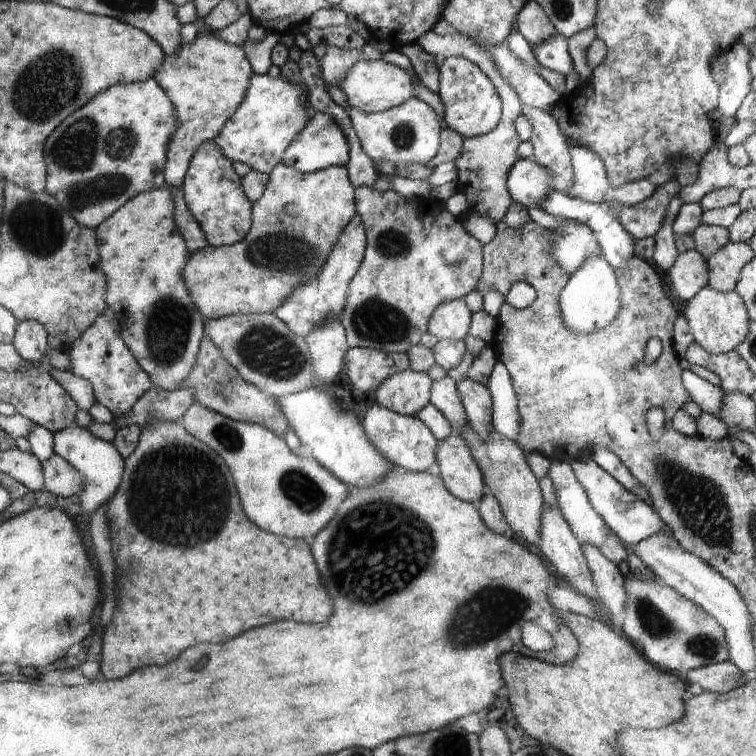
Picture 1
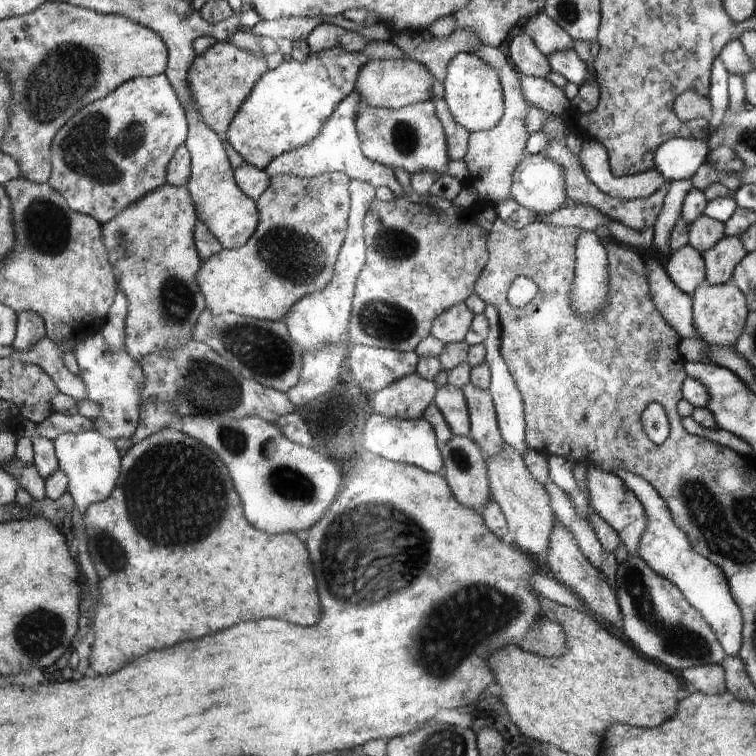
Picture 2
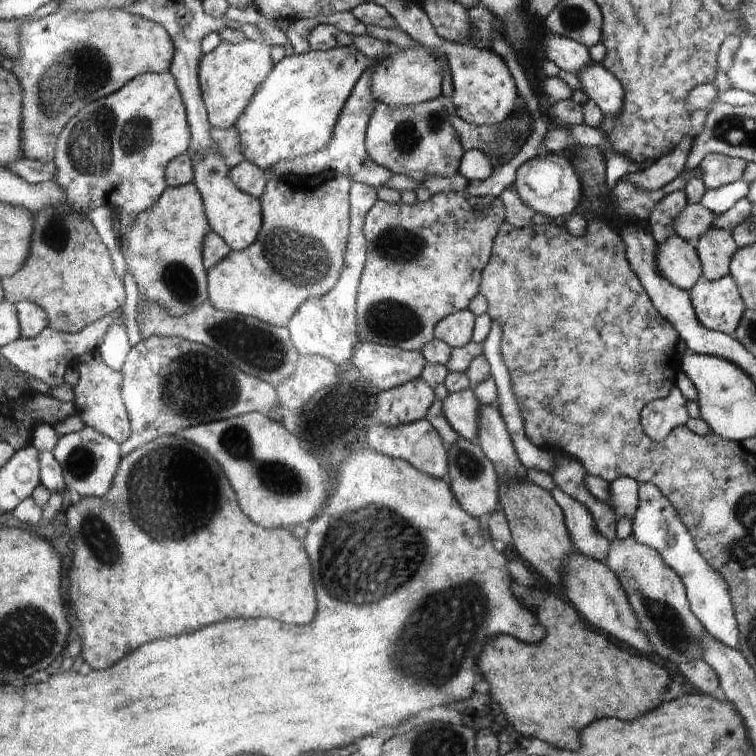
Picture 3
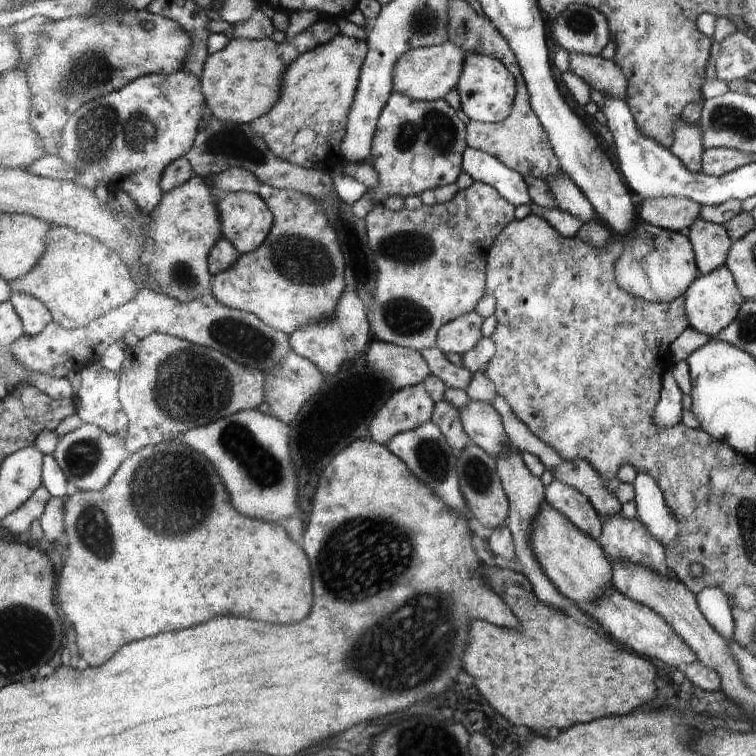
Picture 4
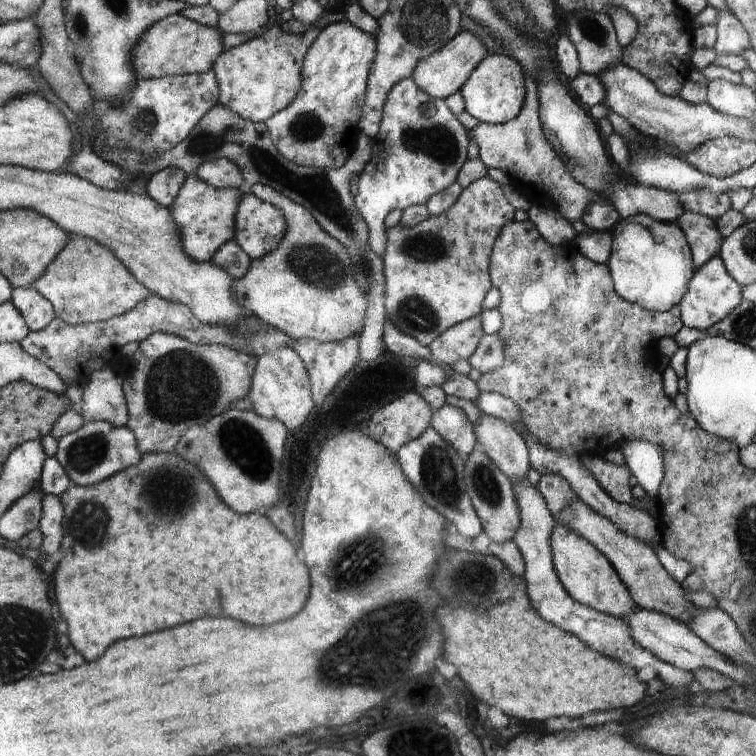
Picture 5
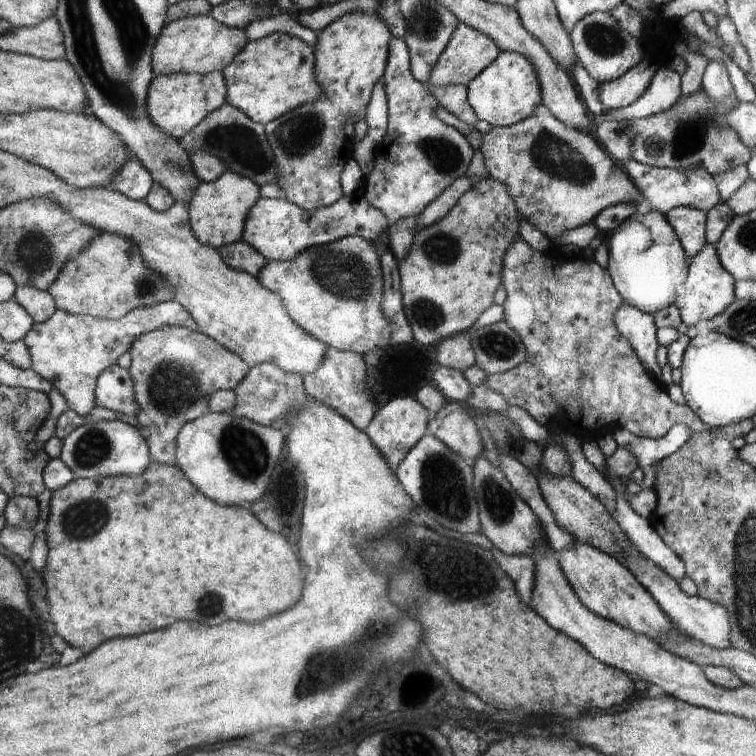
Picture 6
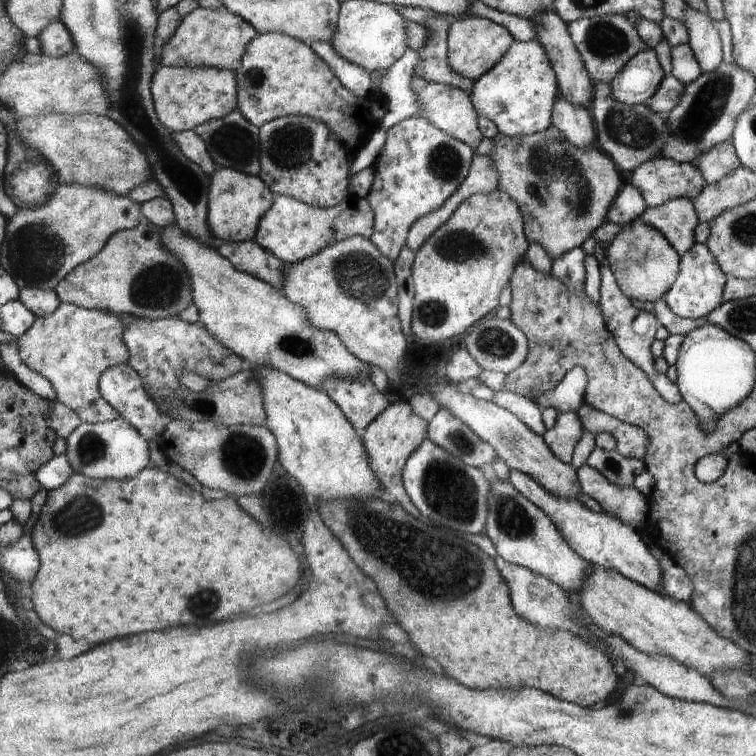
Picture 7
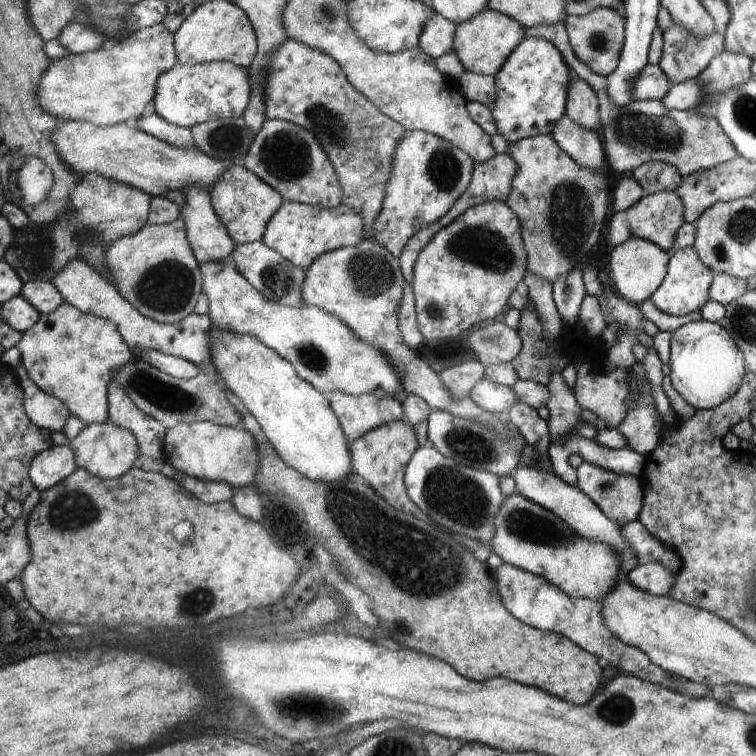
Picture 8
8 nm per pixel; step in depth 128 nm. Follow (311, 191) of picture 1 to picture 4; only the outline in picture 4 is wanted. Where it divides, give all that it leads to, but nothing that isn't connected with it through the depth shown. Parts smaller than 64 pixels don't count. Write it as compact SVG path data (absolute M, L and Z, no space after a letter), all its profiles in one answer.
M261 185L257 194L265 200L265 203L269 206L269 210L273 212L274 219L276 220L273 223L273 229L270 230L267 240L254 253L242 255L241 258L238 258L236 265L232 266L229 270L216 274L212 277L213 281L210 290L213 296L222 305L254 314L261 320L261 322L264 322L266 326L290 336L296 330L302 329L304 326L312 325L313 323L320 323L321 321L328 321L337 314L337 306L340 305L341 298L345 294L345 289L347 288L345 271L348 269L348 265L344 258L344 251L340 246L340 242L338 242L338 235L334 233L333 226L329 222L328 215L326 215L324 210L321 208L321 203L315 202L308 195L270 187L269 185Z

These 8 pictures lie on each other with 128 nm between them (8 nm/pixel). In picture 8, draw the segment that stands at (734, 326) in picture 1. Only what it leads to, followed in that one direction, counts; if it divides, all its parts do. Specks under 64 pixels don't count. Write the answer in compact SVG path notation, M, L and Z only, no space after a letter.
M693 246L677 249L669 261L669 272L661 288L649 300L666 314L681 317L702 310L709 300L709 292L713 286L714 272L700 259Z

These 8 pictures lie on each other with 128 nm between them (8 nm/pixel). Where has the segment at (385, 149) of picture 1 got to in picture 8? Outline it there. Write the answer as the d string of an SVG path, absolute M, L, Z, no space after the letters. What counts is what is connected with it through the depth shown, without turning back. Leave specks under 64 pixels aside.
M418 130L407 132L405 137L398 142L396 152L392 156L392 168L390 168L390 178L384 188L382 210L374 220L374 242L382 247L387 247L400 259L405 246L409 244L417 230L440 220L454 206L456 200L466 192L468 184L472 180L474 166L473 159L448 140Z

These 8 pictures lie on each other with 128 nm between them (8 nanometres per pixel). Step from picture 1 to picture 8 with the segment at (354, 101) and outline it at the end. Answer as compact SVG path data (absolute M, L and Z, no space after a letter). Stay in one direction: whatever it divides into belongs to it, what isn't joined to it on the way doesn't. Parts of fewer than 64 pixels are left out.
M484 8L482 13L470 18L468 22L457 24L456 41L453 51L460 59L466 71L479 75L495 75L502 65L513 54L513 50L524 40L524 28L510 15L502 14L490 8Z

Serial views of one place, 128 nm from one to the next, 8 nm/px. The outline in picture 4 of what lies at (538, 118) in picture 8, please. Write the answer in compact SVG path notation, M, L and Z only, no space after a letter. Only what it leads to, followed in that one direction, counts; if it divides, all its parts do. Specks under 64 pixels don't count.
M470 53L465 59L465 68L456 90L461 96L461 110L472 121L498 123L505 121L513 111L513 103L517 97L517 80L500 60L489 55Z

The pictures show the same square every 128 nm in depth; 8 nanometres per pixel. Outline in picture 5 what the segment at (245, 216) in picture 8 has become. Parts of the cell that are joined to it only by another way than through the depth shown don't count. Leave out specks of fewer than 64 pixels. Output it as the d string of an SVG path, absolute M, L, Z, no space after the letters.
M197 175L187 176L169 209L173 211L173 220L177 223L182 246L194 262L210 261L226 242L231 242L236 237L237 211L240 209L242 193L245 191L239 188L220 190L209 186Z

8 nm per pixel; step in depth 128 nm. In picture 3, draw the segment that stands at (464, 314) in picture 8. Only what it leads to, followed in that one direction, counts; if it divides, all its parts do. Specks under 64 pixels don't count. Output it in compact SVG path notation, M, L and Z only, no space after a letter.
M469 191L446 192L431 196L428 200L418 200L415 204L400 202L399 204L389 204L378 200L369 211L363 225L363 234L366 240L366 261L365 268L359 279L359 290L357 293L356 311L358 335L361 342L367 341L380 345L394 346L409 352L422 351L428 342L435 341L434 334L436 326L450 314L468 309L470 302L480 293L481 281L484 277L484 269L490 262L493 255L493 245L496 241L500 227L505 224L505 211L500 198L488 196L476 197Z

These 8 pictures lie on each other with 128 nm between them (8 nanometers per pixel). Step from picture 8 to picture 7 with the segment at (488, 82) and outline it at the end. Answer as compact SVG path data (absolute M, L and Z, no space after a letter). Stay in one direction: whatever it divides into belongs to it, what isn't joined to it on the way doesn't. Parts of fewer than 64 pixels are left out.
M432 16L422 23L428 30L428 42L420 50L419 62L414 66L415 76L425 78L426 82L444 83L456 86L468 94L474 86L473 80L462 78L449 65L448 36L450 22L444 16Z

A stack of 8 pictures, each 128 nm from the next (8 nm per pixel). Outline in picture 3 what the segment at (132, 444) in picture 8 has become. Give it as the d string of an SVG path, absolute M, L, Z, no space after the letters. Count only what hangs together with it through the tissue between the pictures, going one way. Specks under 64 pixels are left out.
M85 426L80 432L59 437L52 454L62 467L66 492L75 491L80 498L103 497L108 494L122 460L120 443L91 426Z

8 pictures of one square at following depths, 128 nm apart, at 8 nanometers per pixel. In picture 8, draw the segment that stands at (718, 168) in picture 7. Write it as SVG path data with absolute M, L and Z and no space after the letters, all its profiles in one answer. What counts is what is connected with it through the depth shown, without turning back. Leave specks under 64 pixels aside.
M565 22L557 25L546 24L524 27L524 38L545 38L554 43L561 51L565 62L585 80L600 96L600 115L602 120L602 133L606 138L606 154L609 154L610 166L624 174L633 172L638 166L648 161L665 162L675 166L681 176L690 176L700 170L714 170L724 162L733 161L739 154L736 147L730 142L720 123L714 118L702 118L690 111L670 110L661 100L645 100L628 102L626 106L616 106L610 102L610 94L606 92L606 74L596 74L586 64L580 62L570 43L565 28Z

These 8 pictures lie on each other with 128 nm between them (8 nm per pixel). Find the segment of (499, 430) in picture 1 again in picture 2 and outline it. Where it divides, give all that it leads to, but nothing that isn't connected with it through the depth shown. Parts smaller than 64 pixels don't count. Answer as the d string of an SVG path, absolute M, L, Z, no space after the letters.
M486 305L485 312L486 321L489 325L489 334L487 340L483 343L485 349L485 364L489 367L491 373L491 382L489 385L489 392L493 398L493 403L496 404L497 419L500 423L501 435L505 444L512 446L515 449L520 449L520 453L523 454L523 450L527 447L526 442L526 415L523 410L523 399L521 393L518 390L518 386L513 379L506 362L501 354L501 337L502 328L501 321L497 312L497 309L493 305Z

